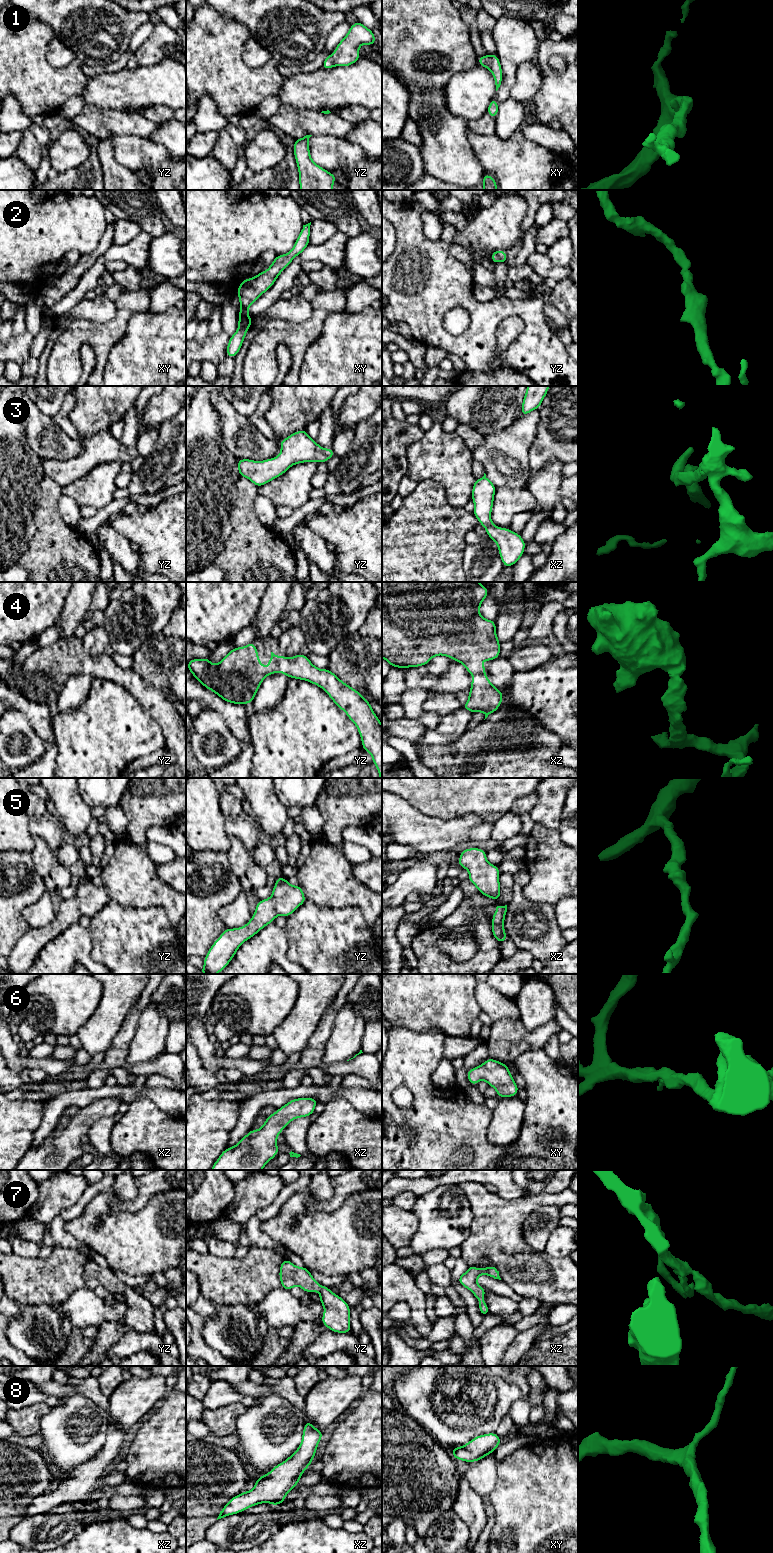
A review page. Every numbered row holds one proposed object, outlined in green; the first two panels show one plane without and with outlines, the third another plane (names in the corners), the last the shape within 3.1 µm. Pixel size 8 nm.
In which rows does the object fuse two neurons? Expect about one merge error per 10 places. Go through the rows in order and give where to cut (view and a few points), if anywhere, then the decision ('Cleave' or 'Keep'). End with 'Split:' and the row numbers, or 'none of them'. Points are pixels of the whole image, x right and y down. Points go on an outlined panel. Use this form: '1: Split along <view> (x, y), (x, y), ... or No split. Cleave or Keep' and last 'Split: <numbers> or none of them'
1: No split. Keep
2: No split. Keep
3: No split. Keep
4: No split. Keep
5: No split. Keep
6: No split. Keep
7: No split. Keep
8: No split. Keep
Split: none of them

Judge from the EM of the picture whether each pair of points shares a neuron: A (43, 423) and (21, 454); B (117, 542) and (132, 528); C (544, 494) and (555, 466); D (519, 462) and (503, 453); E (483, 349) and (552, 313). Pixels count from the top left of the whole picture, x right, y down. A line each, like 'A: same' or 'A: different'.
A: different
B: different
C: same
D: same
E: different

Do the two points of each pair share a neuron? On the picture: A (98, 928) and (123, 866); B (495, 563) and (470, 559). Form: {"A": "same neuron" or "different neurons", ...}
{"A": "different neurons", "B": "same neuron"}

